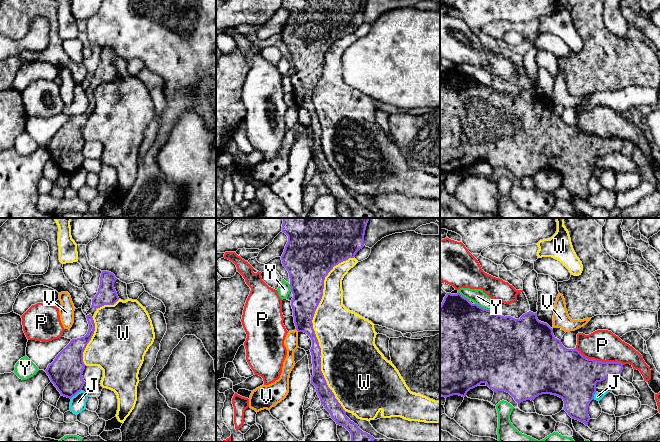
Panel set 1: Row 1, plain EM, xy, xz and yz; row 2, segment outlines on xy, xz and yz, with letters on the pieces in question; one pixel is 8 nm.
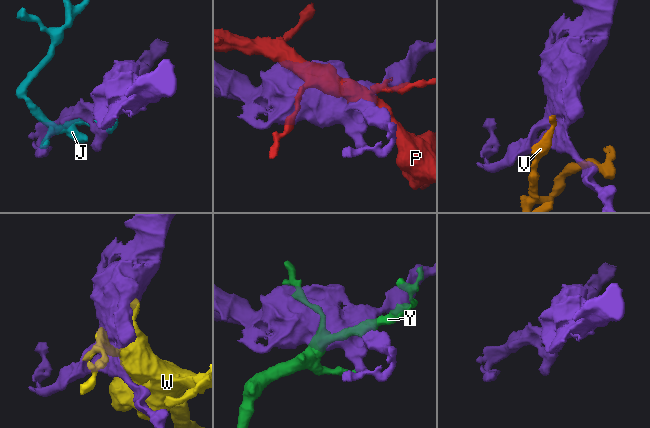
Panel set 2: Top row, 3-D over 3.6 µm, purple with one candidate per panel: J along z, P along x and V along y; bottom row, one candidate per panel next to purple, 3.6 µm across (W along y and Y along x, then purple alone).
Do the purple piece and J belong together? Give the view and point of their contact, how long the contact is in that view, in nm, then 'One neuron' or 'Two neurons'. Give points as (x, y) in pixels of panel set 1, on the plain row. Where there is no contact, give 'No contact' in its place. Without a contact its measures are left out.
Touches purple at xy (75, 170). Shared border 120 nm. Two neurons

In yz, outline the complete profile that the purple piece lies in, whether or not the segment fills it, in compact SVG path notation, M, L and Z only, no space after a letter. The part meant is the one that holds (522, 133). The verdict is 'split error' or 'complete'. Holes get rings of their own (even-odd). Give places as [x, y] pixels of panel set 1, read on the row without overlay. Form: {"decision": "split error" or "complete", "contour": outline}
{"decision": "complete", "contour": "M459 68L447 69L440 81L440 172L459 171L465 173L470 165L485 159L494 168L505 167L520 180L533 177L542 170L558 172L564 177L564 186L575 196L586 202L590 196L588 182L596 169L596 159L607 154L620 152L623 140L620 138L602 138L584 133L576 124L565 124L561 116L553 110L553 105L537 94L531 87L519 95L501 92L492 86L472 80Z"}

